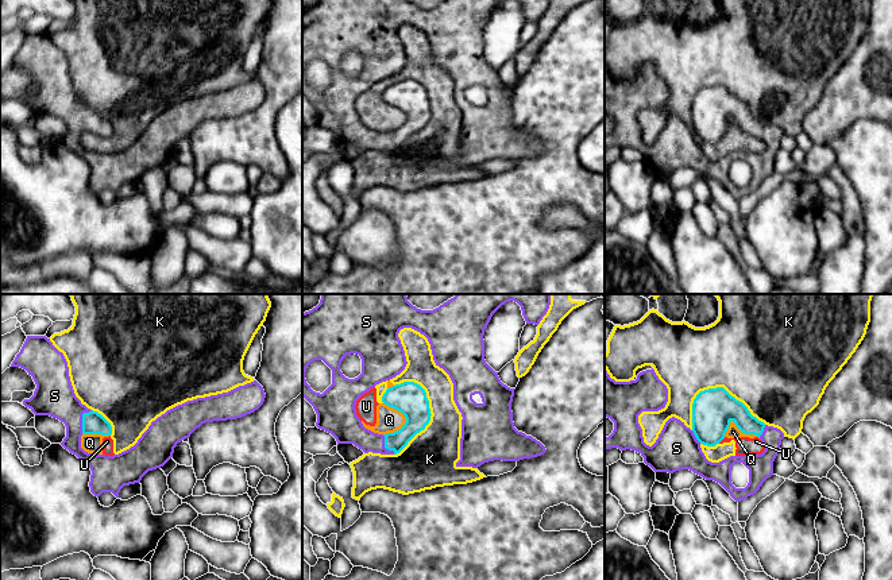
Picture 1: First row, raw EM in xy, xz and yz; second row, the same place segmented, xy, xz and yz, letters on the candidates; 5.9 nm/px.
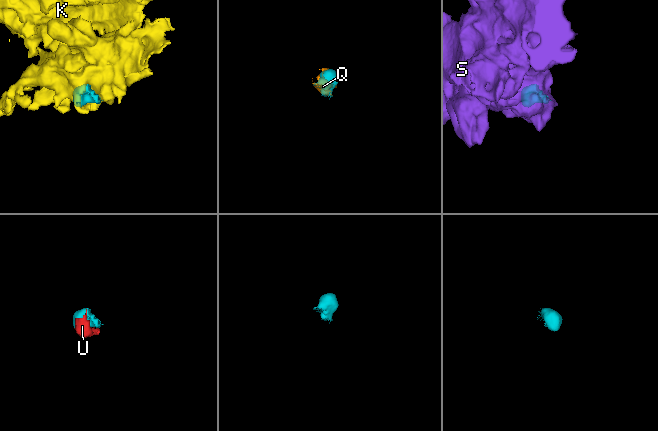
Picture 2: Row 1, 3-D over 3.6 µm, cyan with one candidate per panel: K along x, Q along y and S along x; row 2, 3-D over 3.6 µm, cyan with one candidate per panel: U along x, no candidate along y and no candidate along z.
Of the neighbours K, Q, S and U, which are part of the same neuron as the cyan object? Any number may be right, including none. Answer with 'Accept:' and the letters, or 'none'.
Accept: S

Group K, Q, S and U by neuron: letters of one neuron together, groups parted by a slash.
K Q U / S

